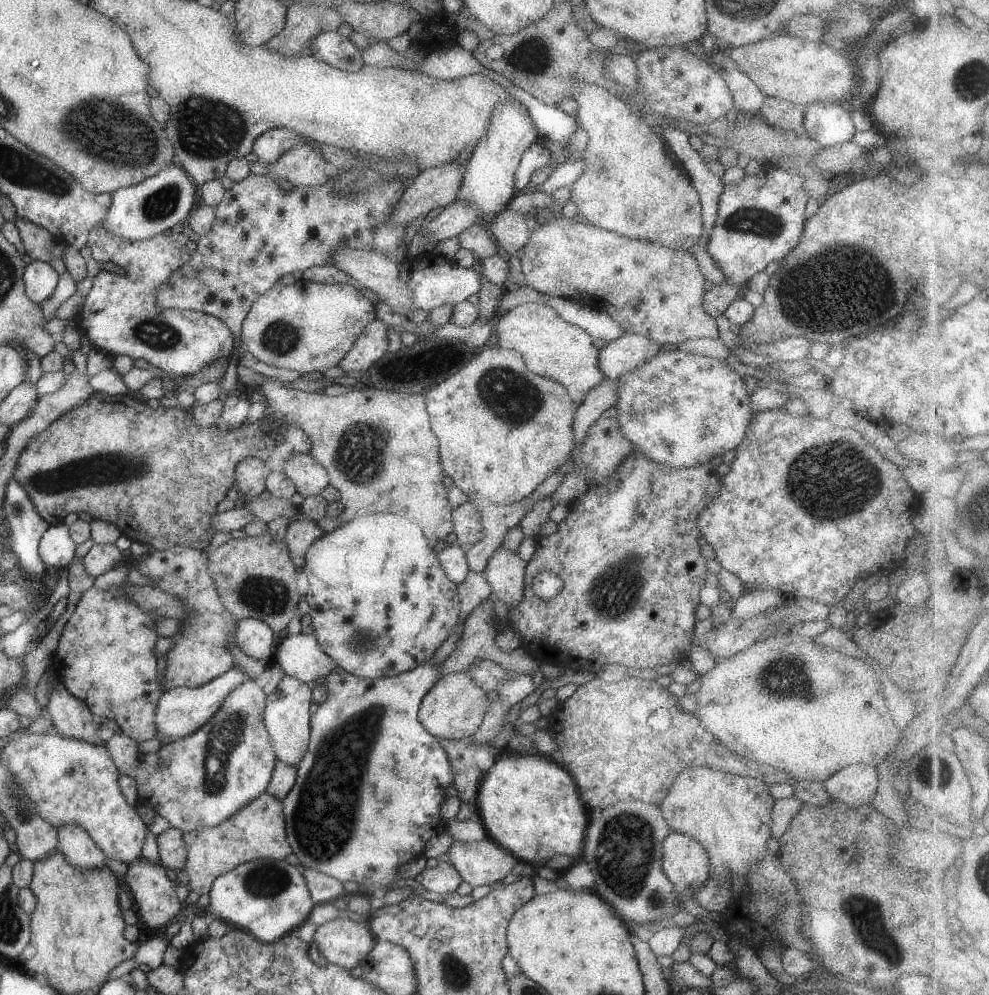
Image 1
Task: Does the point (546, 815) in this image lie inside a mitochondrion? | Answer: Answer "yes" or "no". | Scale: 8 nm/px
no

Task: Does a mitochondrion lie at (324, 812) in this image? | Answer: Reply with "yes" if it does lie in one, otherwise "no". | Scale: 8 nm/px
yes

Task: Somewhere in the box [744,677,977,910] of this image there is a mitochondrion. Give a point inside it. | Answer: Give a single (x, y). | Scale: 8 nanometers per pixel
(942, 774)

